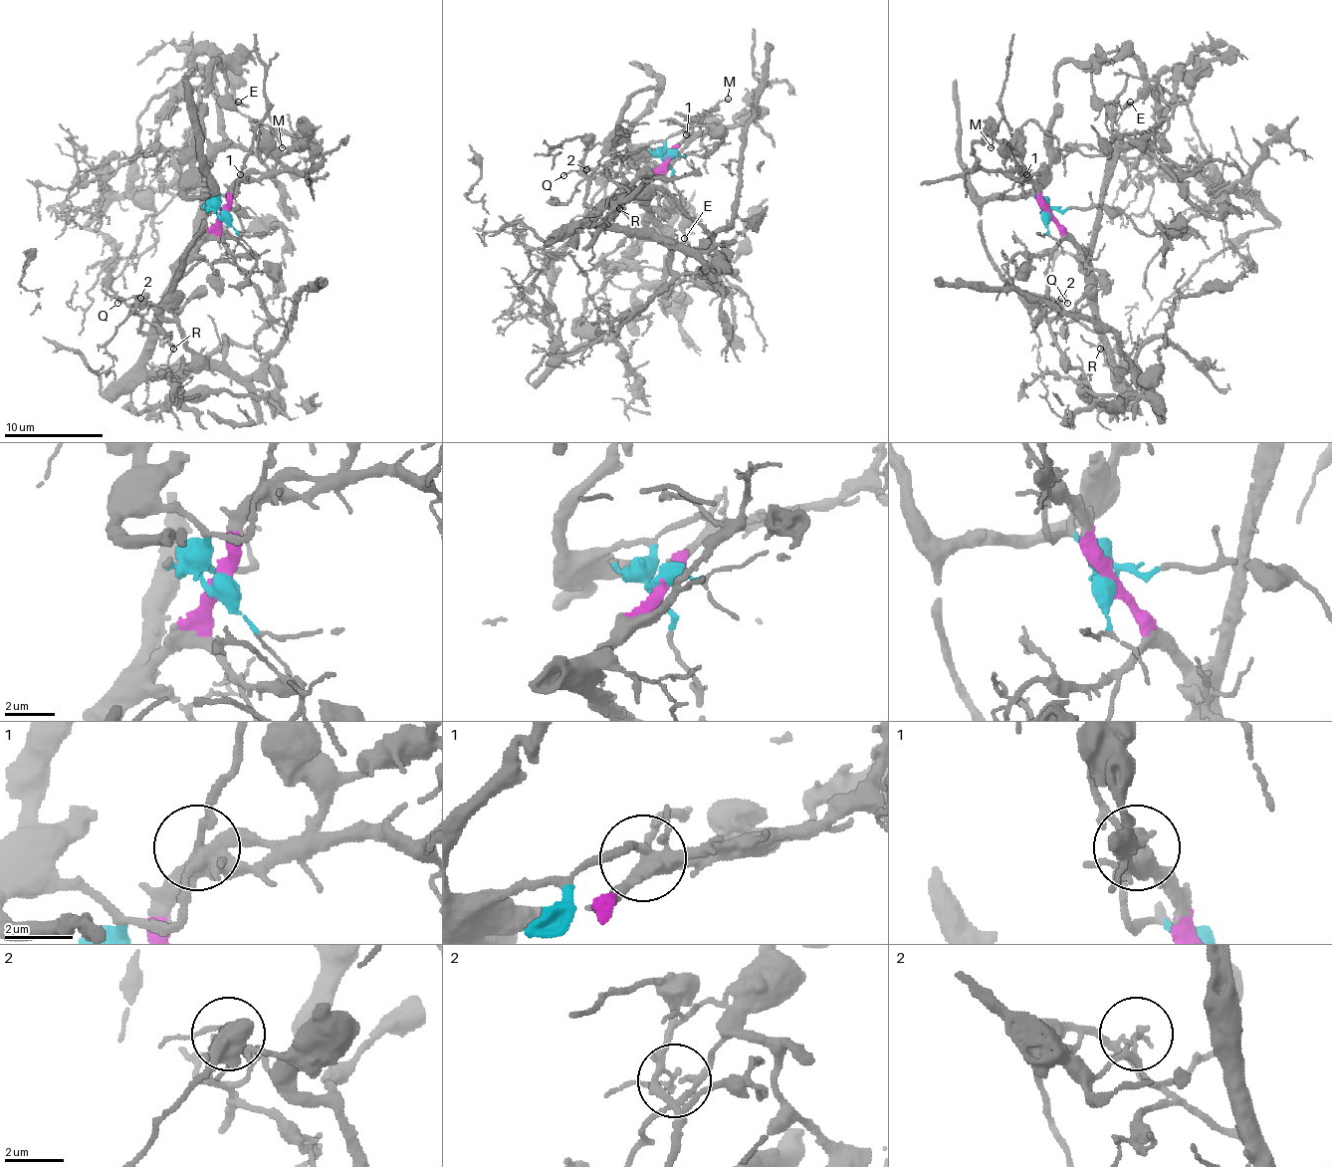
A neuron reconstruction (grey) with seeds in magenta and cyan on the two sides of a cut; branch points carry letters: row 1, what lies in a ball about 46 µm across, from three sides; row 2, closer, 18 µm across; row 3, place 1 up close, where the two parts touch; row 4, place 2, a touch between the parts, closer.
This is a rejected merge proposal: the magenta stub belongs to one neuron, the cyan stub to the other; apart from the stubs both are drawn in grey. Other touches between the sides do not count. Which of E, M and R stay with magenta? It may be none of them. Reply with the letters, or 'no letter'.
M, R

